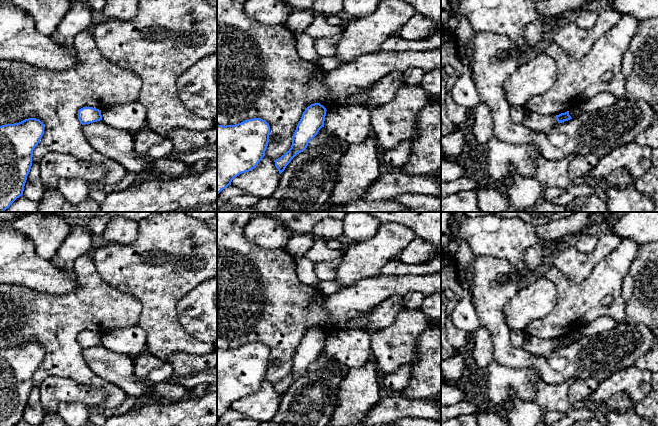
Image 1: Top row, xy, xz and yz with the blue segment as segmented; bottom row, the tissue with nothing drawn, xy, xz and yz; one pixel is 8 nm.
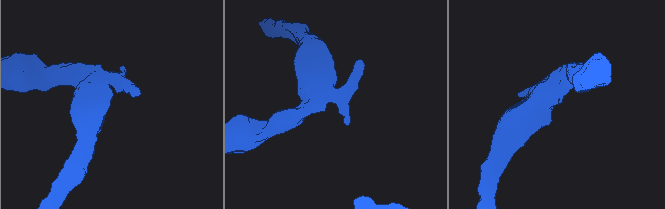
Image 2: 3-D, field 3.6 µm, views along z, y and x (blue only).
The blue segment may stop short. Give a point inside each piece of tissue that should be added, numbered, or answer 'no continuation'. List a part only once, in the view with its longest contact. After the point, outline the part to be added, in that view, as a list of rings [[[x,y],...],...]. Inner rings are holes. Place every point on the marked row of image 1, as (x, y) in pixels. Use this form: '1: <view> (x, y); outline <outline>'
no continuation

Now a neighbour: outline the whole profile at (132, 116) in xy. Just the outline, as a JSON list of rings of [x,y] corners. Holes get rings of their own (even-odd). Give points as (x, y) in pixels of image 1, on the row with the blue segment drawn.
[[[139,101],[110,106],[101,115],[104,123],[131,133],[146,125],[146,109]]]

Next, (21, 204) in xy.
[[[17,198],[4,212],[38,212],[39,202],[25,198]]]

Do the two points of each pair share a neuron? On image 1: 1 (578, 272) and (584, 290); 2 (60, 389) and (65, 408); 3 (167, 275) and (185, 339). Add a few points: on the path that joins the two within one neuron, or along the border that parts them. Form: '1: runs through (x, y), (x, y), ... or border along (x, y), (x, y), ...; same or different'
1: border along (596, 264), (590, 274), (578, 282), (560, 271); different
2: border along (86, 405), (80, 402), (62, 402), (56, 412); different
3: runs through (167, 291), (167, 321), (169, 323); same

